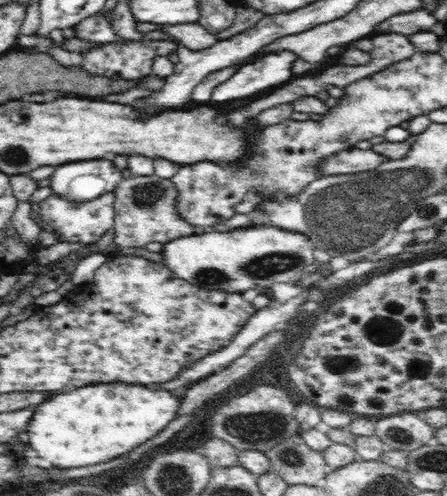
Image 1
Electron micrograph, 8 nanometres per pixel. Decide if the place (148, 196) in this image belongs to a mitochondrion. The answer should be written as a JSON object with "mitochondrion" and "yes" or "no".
{"mitochondrion":"yes"}

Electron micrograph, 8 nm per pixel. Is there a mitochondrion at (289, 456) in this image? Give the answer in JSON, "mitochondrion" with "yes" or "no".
{"mitochondrion":"yes"}

